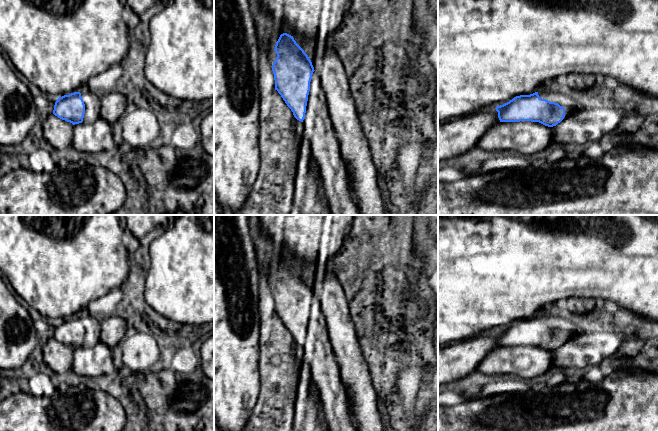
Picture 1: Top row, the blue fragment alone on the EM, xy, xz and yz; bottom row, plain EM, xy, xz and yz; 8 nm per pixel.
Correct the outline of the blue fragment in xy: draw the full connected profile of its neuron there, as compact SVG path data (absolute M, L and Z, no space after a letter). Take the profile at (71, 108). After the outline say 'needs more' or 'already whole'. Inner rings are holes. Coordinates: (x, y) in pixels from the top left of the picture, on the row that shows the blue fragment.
M86 88L64 95L55 102L53 114L73 125L95 122L100 118L100 98Z; needs more

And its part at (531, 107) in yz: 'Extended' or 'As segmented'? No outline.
Extended

